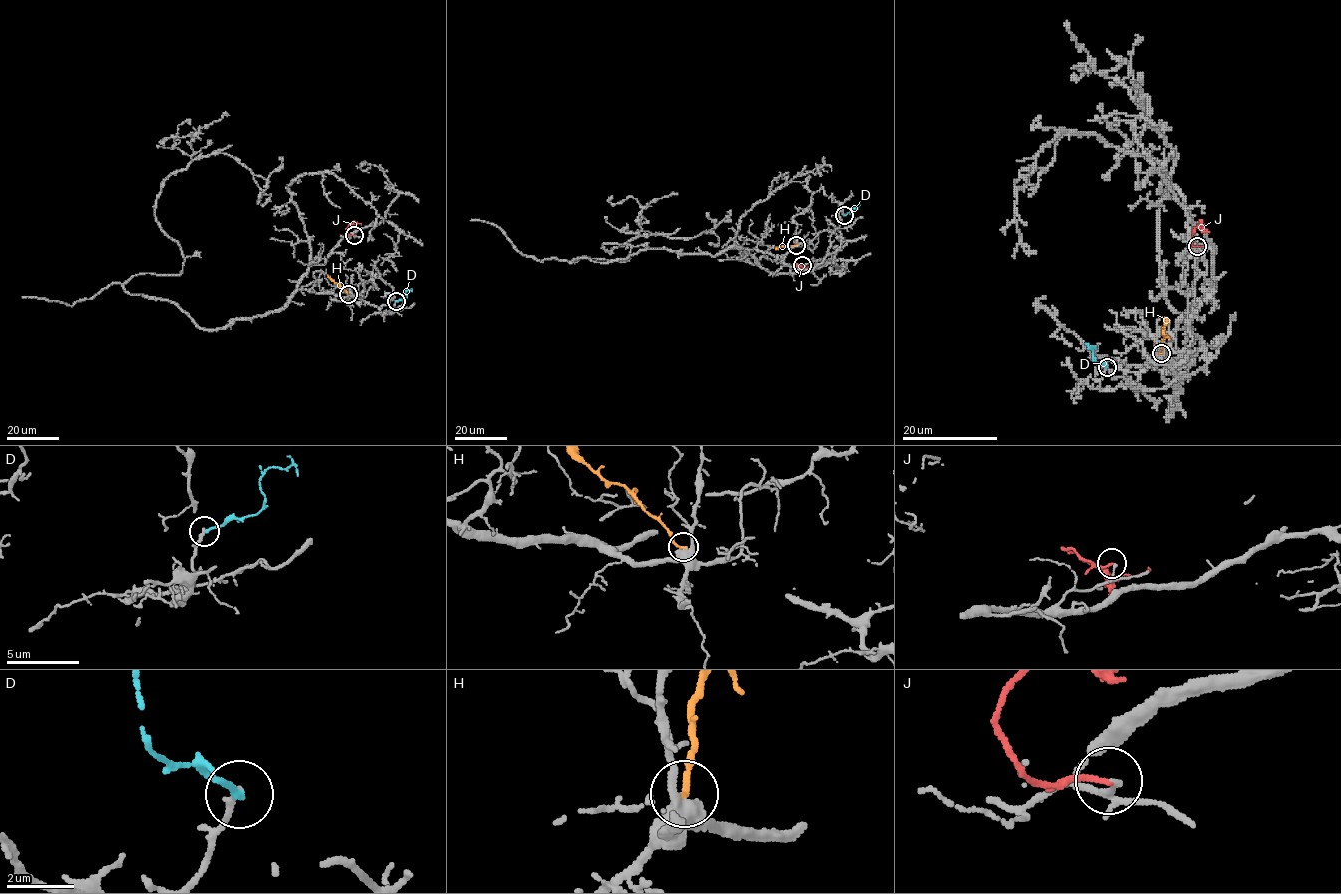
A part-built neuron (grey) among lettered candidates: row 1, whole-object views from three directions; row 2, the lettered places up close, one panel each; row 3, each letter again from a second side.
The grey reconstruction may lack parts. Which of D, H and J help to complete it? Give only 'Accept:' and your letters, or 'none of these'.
Accept: none of these

